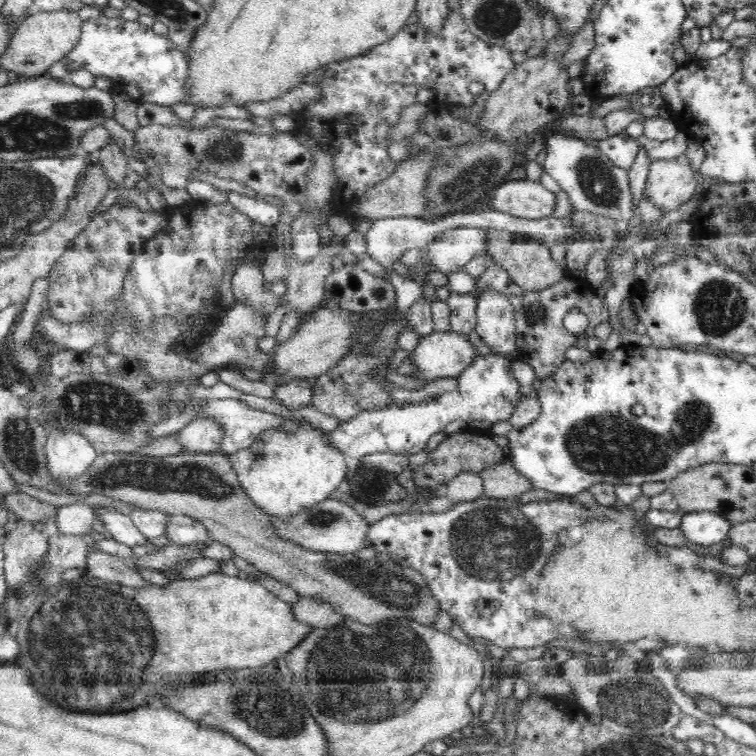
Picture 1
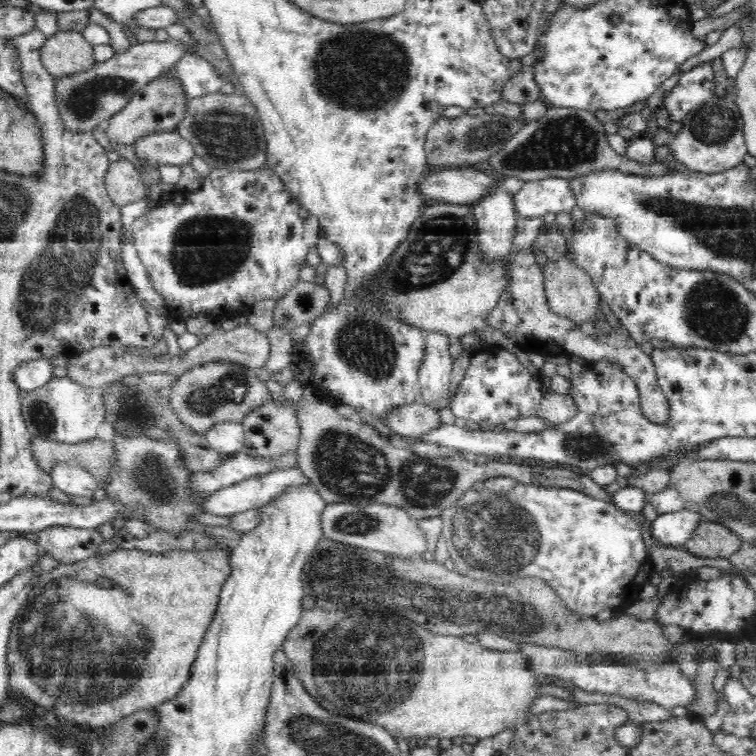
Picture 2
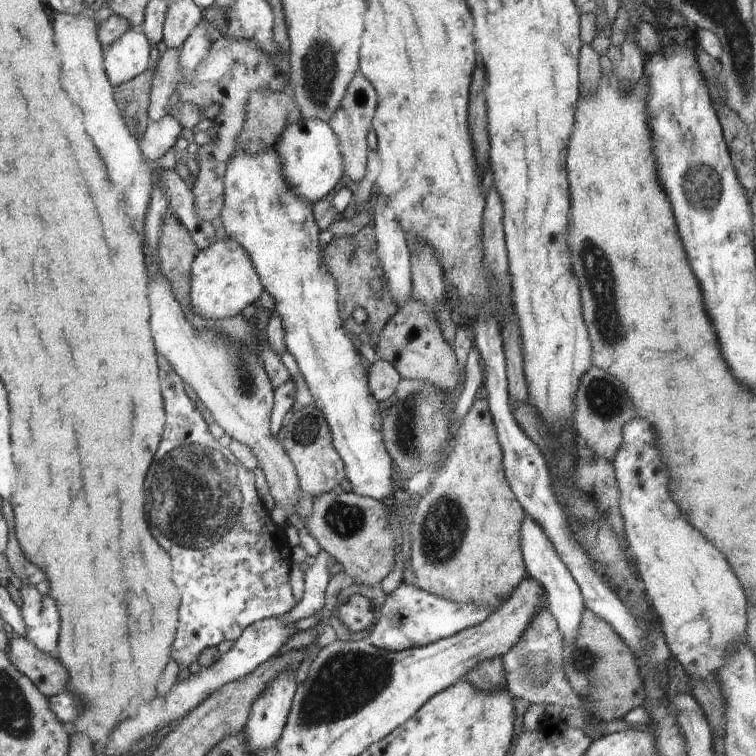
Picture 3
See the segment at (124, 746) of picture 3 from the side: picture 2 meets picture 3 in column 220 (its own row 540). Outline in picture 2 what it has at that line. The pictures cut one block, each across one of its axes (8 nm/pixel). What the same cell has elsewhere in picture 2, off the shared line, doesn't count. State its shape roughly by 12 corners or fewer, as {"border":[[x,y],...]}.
{"border":[[686,508],[651,522],[659,544],[681,547],[702,521]]}

